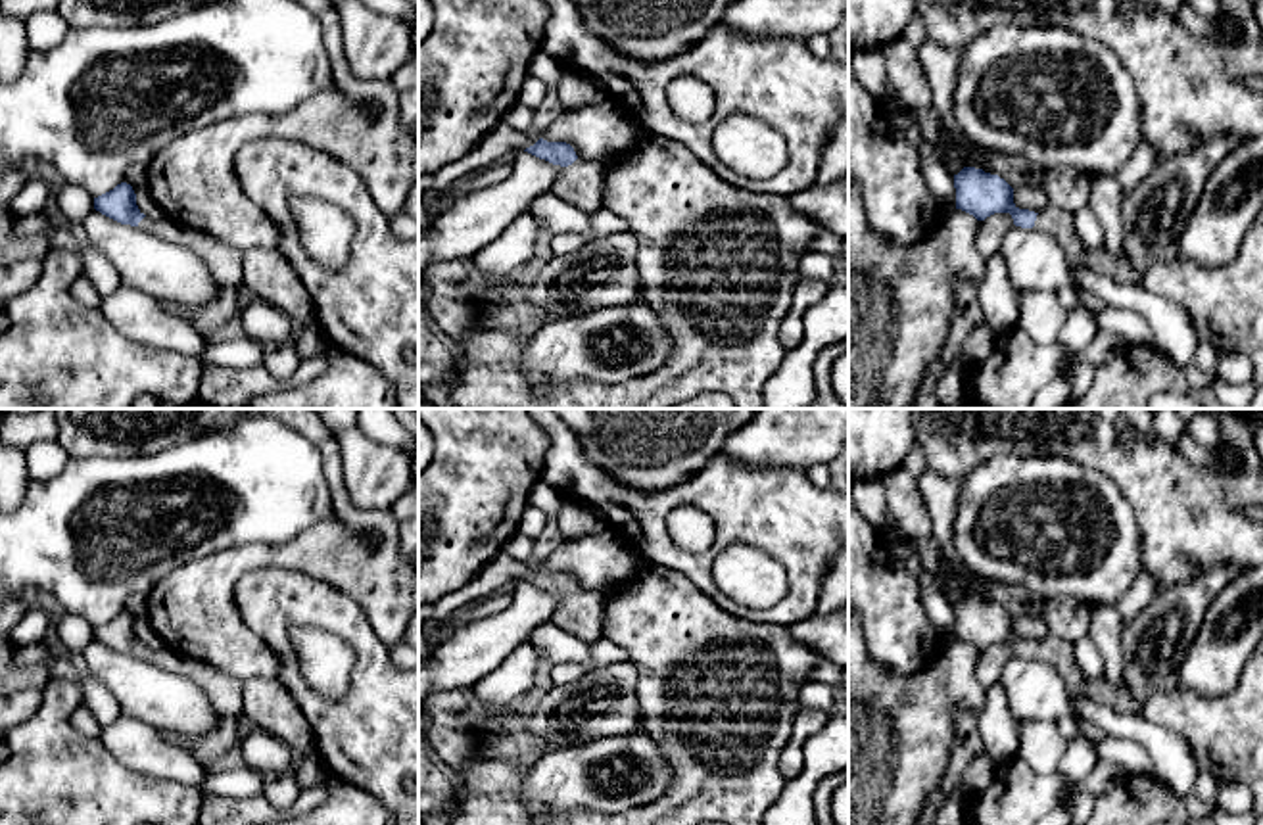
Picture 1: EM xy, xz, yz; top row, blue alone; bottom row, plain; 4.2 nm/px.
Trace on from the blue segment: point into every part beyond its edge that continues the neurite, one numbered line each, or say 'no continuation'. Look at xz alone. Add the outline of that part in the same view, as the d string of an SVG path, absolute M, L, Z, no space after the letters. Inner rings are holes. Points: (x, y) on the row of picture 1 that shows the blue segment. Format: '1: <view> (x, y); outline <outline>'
1: xz (582, 183); outline M607 155L605 159L595 161L576 159L560 171L551 192L576 209L593 215L603 207L607 173L614 161L616 155Z

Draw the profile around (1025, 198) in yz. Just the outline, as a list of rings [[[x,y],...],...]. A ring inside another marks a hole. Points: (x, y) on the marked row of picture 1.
[[[1035,186],[1035,188],[1013,190],[1013,203],[1019,209],[1029,209],[1029,211],[1040,213],[1048,205],[1048,200],[1046,200],[1042,188]]]

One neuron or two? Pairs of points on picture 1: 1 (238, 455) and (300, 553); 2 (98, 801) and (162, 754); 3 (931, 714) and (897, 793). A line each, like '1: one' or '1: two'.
1: two
2: two
3: one

